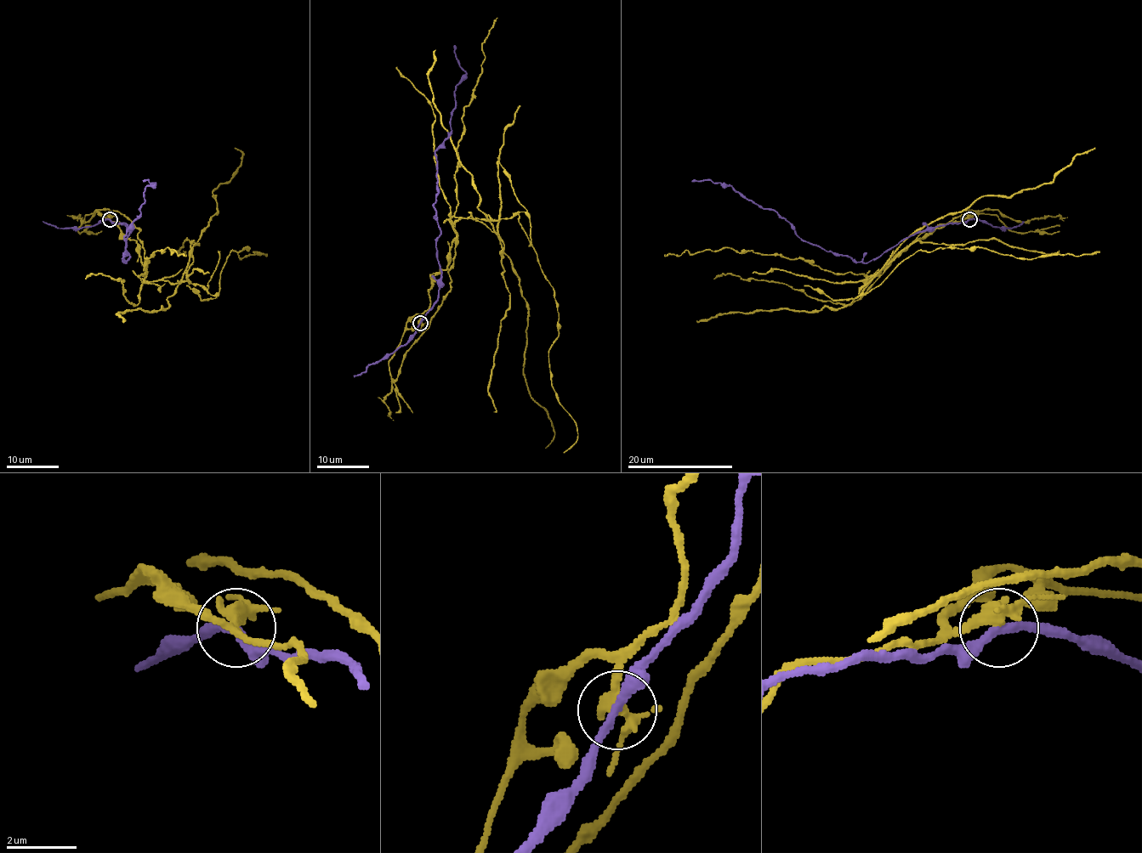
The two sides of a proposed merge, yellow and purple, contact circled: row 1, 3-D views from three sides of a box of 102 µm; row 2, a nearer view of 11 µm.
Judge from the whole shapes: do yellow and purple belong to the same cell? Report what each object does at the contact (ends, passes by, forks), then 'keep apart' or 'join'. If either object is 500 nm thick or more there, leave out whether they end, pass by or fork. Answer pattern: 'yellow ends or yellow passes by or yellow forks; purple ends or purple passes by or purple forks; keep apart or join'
yellow forks; purple passes by; keep apart

